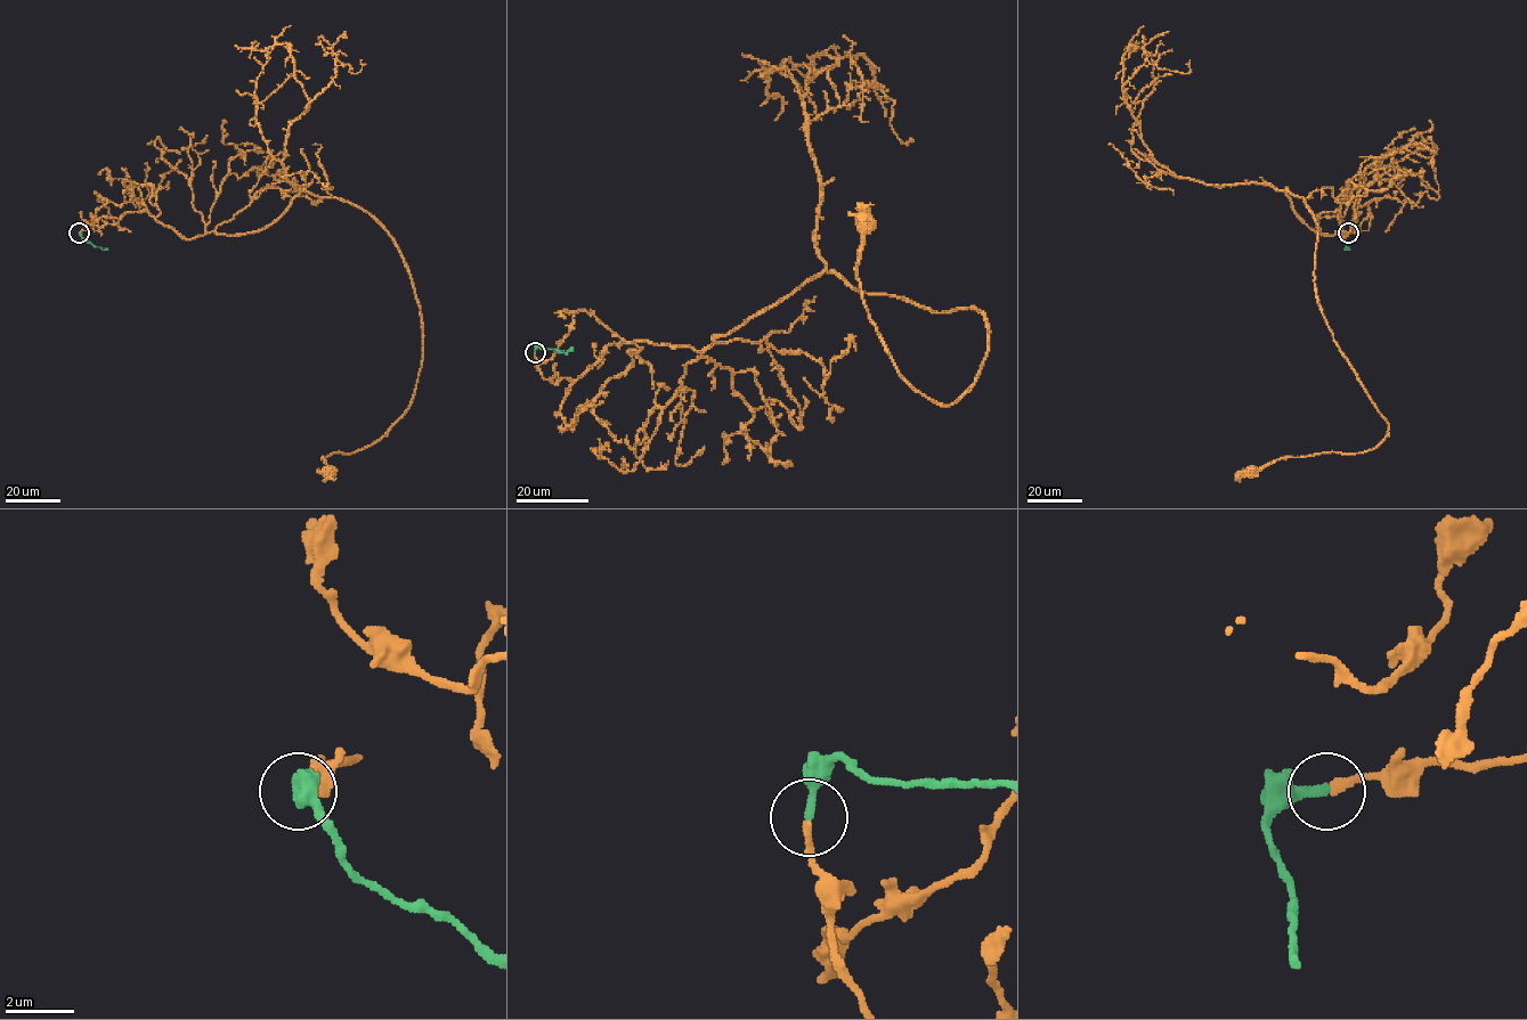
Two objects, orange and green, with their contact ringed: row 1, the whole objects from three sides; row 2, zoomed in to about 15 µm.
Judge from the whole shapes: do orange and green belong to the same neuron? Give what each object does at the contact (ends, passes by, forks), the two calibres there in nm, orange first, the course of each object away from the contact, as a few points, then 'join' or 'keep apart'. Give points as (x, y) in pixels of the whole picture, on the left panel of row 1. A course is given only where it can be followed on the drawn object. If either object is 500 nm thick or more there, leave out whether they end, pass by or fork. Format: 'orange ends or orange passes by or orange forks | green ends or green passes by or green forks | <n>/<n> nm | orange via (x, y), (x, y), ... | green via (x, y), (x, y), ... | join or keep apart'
orange ends | green ends | 200/240 nm | orange via (79, 233), (135, 187), (187, 239), (301, 188), (365, 210), (422, 361), (329, 471) | green via (79, 233), (97, 247), (107, 249) | join

